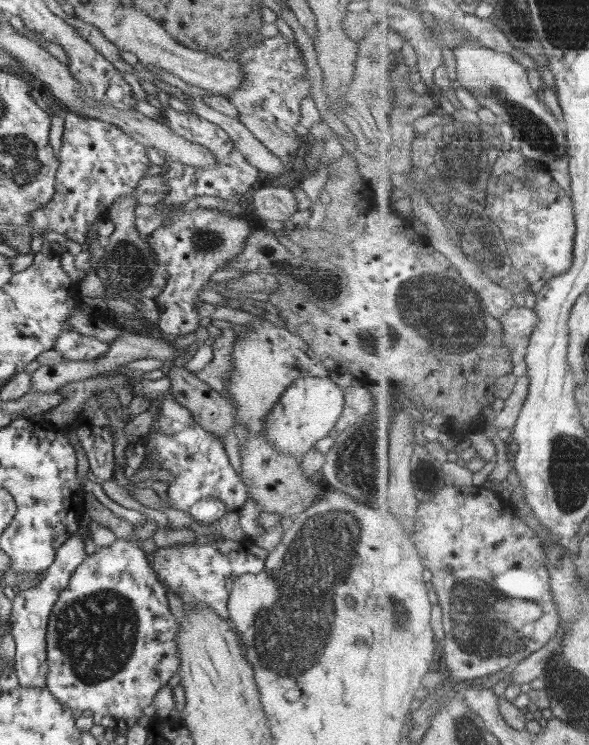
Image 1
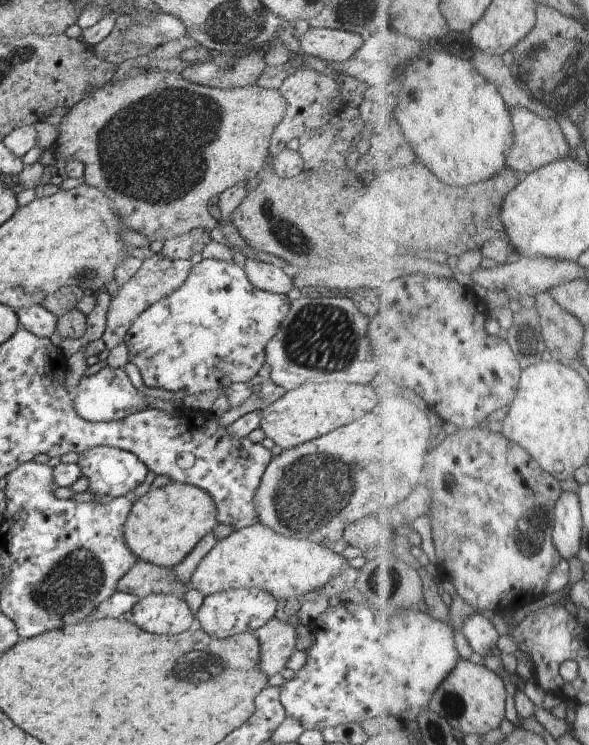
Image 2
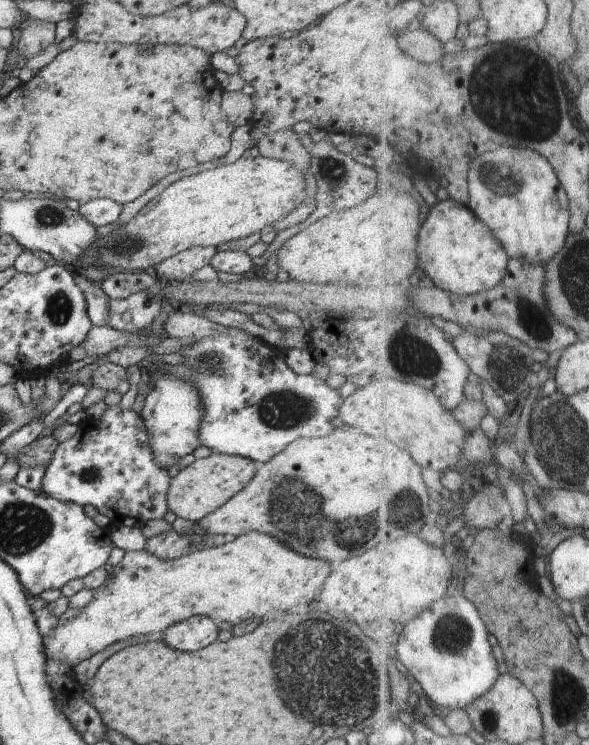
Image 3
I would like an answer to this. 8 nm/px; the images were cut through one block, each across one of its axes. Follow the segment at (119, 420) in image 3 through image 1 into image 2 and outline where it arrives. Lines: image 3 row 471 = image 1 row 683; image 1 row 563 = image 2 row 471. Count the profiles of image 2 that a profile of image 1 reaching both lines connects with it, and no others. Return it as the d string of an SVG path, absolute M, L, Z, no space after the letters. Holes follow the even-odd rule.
M94 446L78 454L80 460L76 466L80 468L80 474L85 477L89 484L86 490L90 490L93 495L94 504L102 504L104 501L115 499L116 497L125 497L128 492L134 491L148 476L148 468L131 452L120 450L112 446Z

